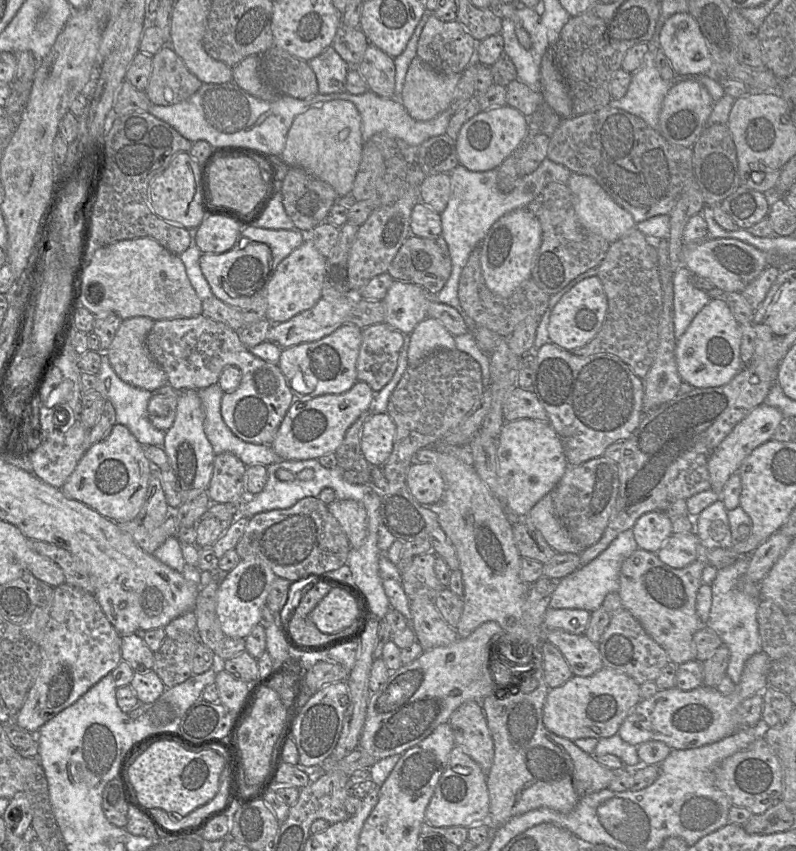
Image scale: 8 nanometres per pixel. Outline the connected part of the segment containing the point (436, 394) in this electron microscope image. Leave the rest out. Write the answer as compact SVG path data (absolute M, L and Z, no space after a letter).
M457 348L439 349L407 367L388 402L387 413L396 425L396 436L392 453L382 466L387 488L379 507L381 523L396 540L427 540L432 552L441 557L451 571L459 570L455 548L439 524L436 508L420 504L410 493L406 475L417 451L433 446L456 428L483 392L481 367L474 358Z

